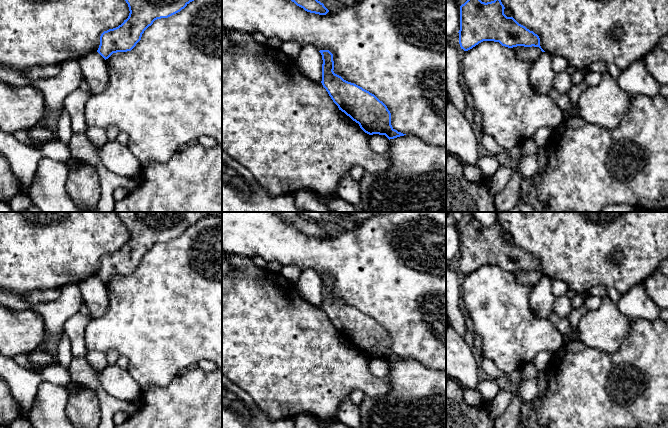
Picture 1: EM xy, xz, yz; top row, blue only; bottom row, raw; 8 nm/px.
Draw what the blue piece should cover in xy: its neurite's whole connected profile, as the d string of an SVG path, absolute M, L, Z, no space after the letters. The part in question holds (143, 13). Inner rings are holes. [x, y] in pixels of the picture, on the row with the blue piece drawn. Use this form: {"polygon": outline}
{"polygon": "M125 0L129 16L116 28L100 36L97 52L106 60L113 53L131 51L141 40L144 31L157 19L168 18L194 0Z"}

